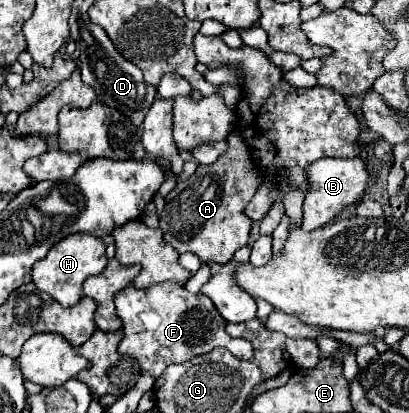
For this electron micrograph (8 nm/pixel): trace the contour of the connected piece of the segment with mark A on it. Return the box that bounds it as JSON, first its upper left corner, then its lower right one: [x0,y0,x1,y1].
[160,130,260,264]

